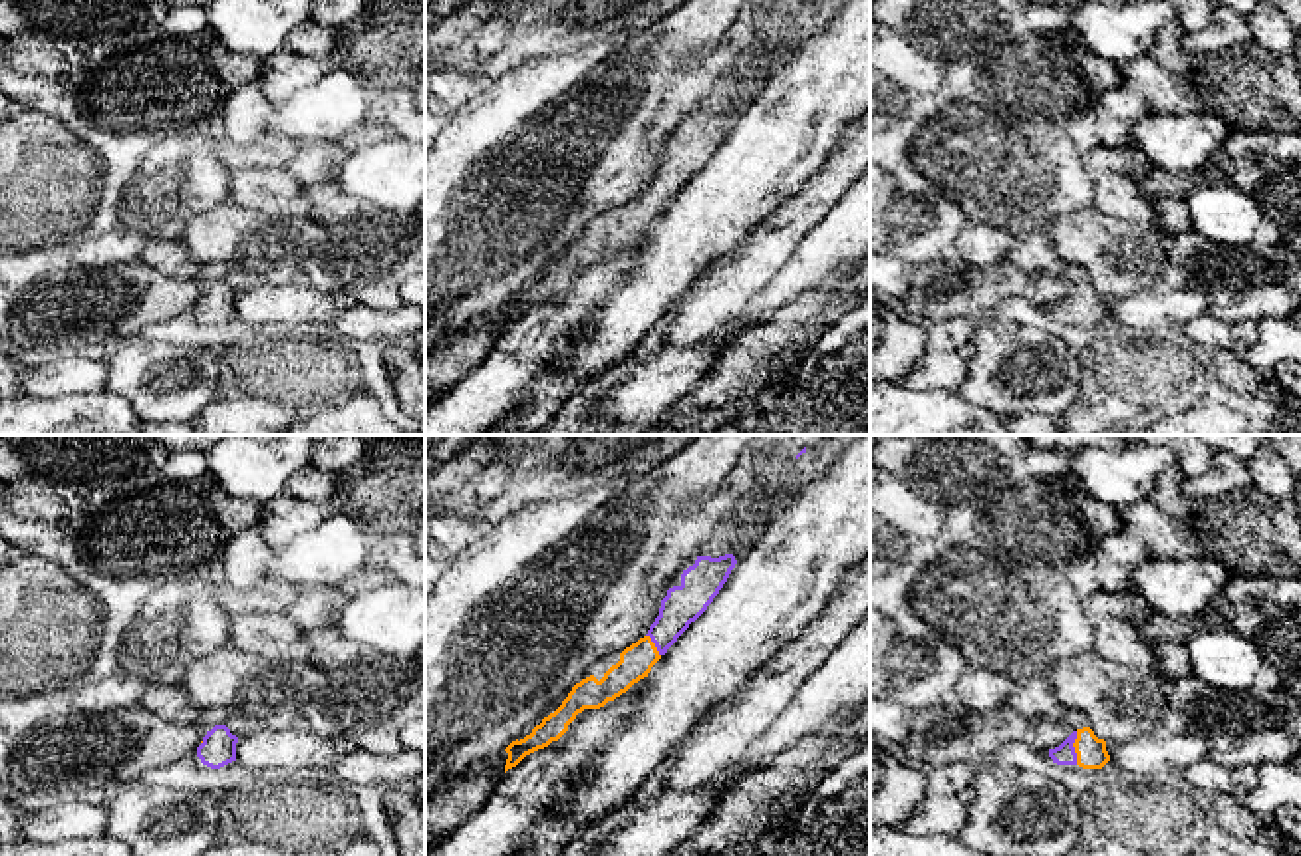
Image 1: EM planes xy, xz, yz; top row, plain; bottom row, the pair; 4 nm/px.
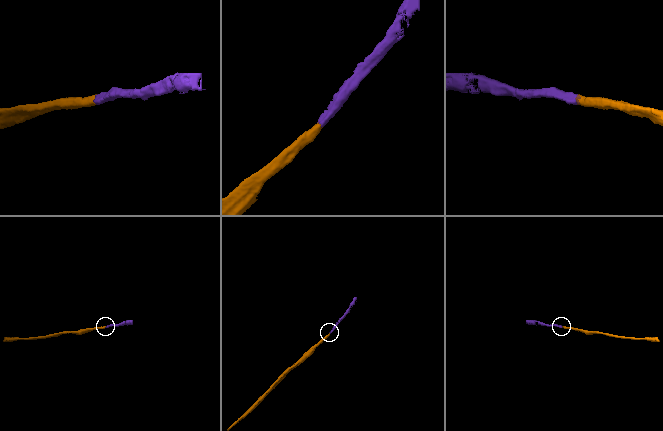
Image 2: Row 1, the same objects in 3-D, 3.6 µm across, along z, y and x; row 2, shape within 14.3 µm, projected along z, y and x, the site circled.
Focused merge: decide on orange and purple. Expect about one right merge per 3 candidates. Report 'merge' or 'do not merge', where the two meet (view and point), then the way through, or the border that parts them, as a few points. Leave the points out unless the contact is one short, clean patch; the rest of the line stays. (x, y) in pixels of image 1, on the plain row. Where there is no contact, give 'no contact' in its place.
merge | yz (1073, 300) | across yz (1091, 306), (1073, 300), (1065, 308)

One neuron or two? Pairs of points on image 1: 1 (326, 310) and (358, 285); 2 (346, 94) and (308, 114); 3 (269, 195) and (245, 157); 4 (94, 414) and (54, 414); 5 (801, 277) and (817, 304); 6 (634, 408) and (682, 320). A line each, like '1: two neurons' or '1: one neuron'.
1: two neurons
2: one neuron
3: two neurons
4: one neuron
5: two neurons
6: one neuron

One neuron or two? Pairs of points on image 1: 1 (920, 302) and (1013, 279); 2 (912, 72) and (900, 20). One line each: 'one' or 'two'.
1: one
2: two

